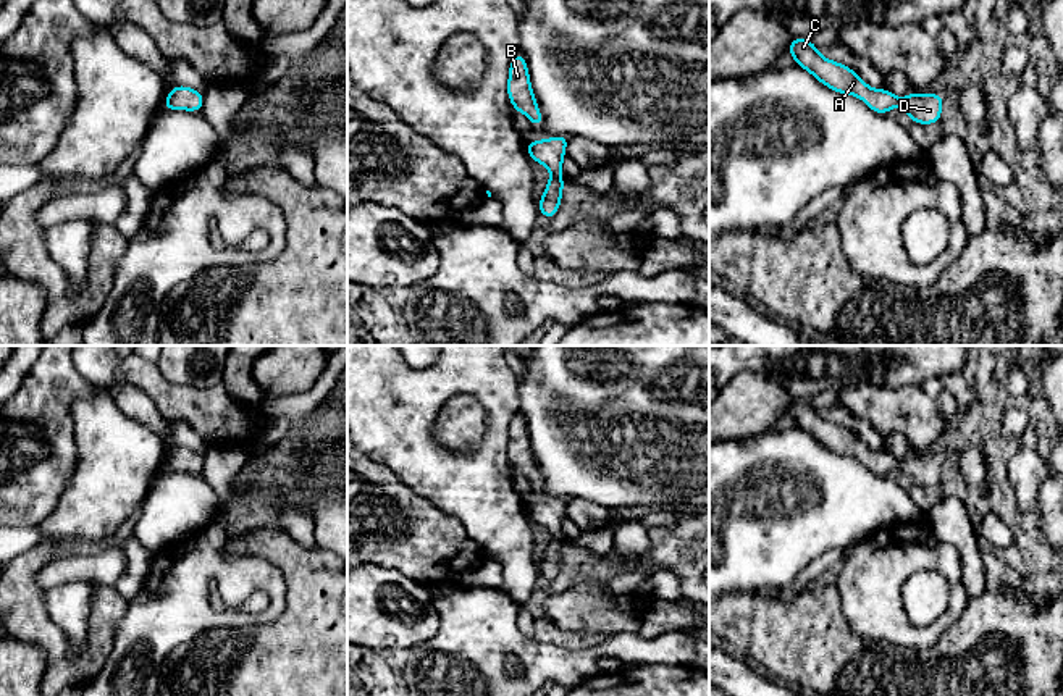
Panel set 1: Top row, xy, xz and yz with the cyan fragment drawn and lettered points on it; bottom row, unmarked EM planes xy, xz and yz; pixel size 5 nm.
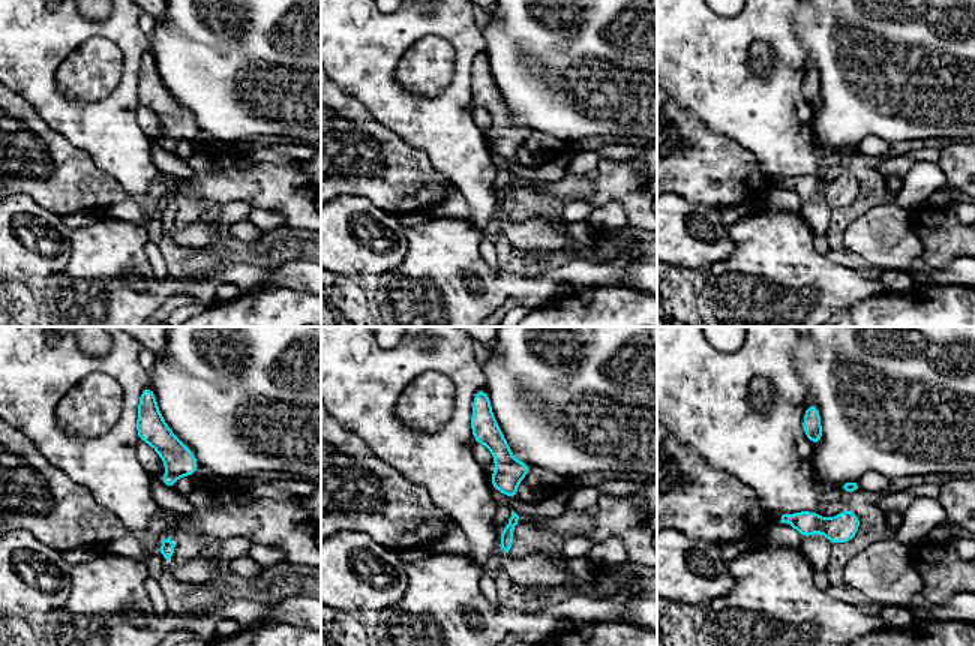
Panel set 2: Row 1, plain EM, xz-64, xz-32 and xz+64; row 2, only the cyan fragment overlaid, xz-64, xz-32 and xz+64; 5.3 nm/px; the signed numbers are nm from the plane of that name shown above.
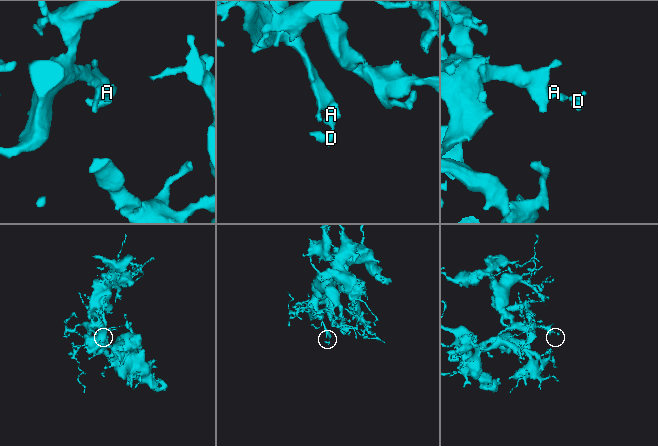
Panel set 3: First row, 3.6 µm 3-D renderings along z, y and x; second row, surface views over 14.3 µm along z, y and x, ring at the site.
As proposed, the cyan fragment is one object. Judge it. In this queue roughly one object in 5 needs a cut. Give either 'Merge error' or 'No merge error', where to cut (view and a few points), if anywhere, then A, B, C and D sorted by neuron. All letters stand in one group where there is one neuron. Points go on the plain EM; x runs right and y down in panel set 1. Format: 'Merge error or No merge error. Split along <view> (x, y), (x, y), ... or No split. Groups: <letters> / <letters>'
No merge error. No split. Groups: A B C D

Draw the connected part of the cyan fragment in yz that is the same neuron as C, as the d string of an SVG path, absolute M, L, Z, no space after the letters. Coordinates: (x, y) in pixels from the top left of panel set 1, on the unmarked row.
M795 399L787 413L795 420L795 426L805 430L830 452L859 459L877 476L887 476L889 472L900 467L913 484L929 488L942 480L943 455L914 454L900 462L887 451L871 451L848 428L821 418L809 400Z

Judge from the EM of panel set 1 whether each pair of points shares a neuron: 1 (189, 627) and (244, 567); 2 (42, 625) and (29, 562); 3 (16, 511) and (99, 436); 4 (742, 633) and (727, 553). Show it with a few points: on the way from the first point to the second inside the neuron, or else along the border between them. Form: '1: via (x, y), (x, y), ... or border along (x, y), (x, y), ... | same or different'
1: via (189, 604), (189, 593), (209, 574), (222, 574) | same
2: via (26, 609), (26, 578) | same
3: border along (73, 419), (76, 462), (63, 491) | different
4: border along (773, 591), (729, 591), (726, 595) | different

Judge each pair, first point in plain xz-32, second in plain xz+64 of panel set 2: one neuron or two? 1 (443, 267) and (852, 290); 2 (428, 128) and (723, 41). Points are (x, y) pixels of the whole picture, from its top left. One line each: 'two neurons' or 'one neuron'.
1: one neuron
2: one neuron

